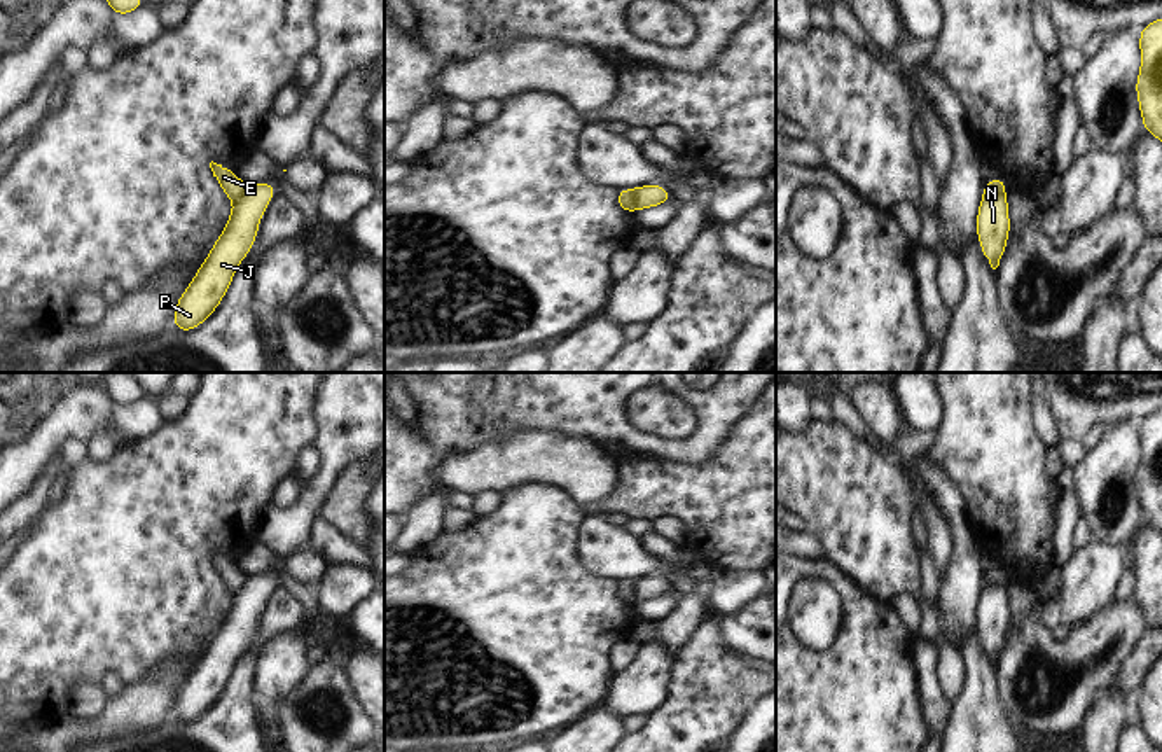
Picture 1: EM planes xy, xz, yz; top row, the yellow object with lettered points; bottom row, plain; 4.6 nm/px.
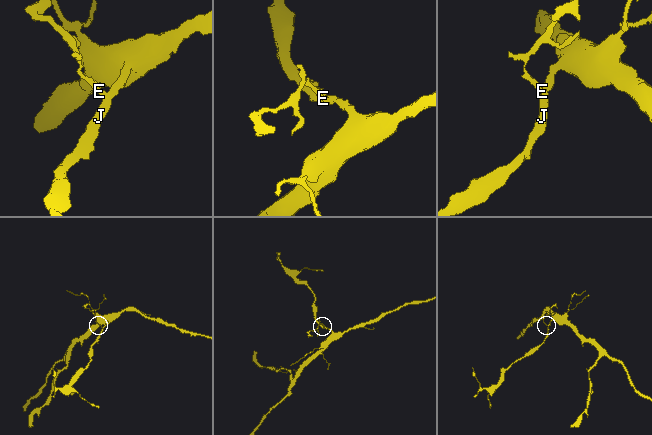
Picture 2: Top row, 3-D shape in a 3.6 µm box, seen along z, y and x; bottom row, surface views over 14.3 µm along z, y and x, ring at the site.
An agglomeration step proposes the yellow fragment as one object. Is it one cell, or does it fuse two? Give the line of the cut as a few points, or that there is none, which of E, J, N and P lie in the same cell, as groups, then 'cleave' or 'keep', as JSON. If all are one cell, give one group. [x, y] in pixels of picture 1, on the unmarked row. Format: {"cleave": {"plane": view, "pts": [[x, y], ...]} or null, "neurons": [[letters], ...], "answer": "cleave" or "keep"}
{"cleave": {"plane": "xz", "pts": [[631, 581], [635, 600]]}, "neurons": [["E"], ["J", "N", "P"]], "answer": "cleave"}

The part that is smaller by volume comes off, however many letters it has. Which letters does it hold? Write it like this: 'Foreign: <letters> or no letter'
Foreign: E

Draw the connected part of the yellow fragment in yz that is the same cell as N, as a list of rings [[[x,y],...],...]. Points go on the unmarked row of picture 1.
[[[984,582],[977,603],[977,630],[991,659],[999,658],[1010,626],[1008,591],[1005,584]]]

